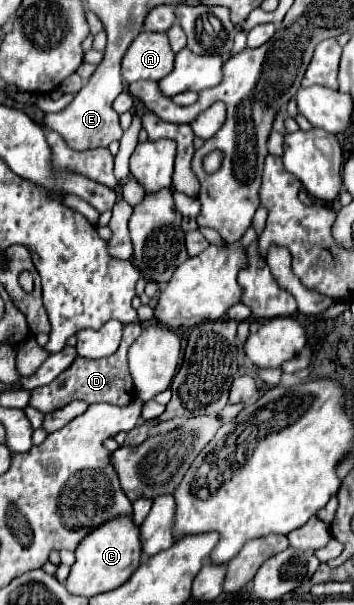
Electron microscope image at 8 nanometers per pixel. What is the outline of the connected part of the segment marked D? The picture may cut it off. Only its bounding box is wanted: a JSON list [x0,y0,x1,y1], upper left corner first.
[30,322,142,414]

